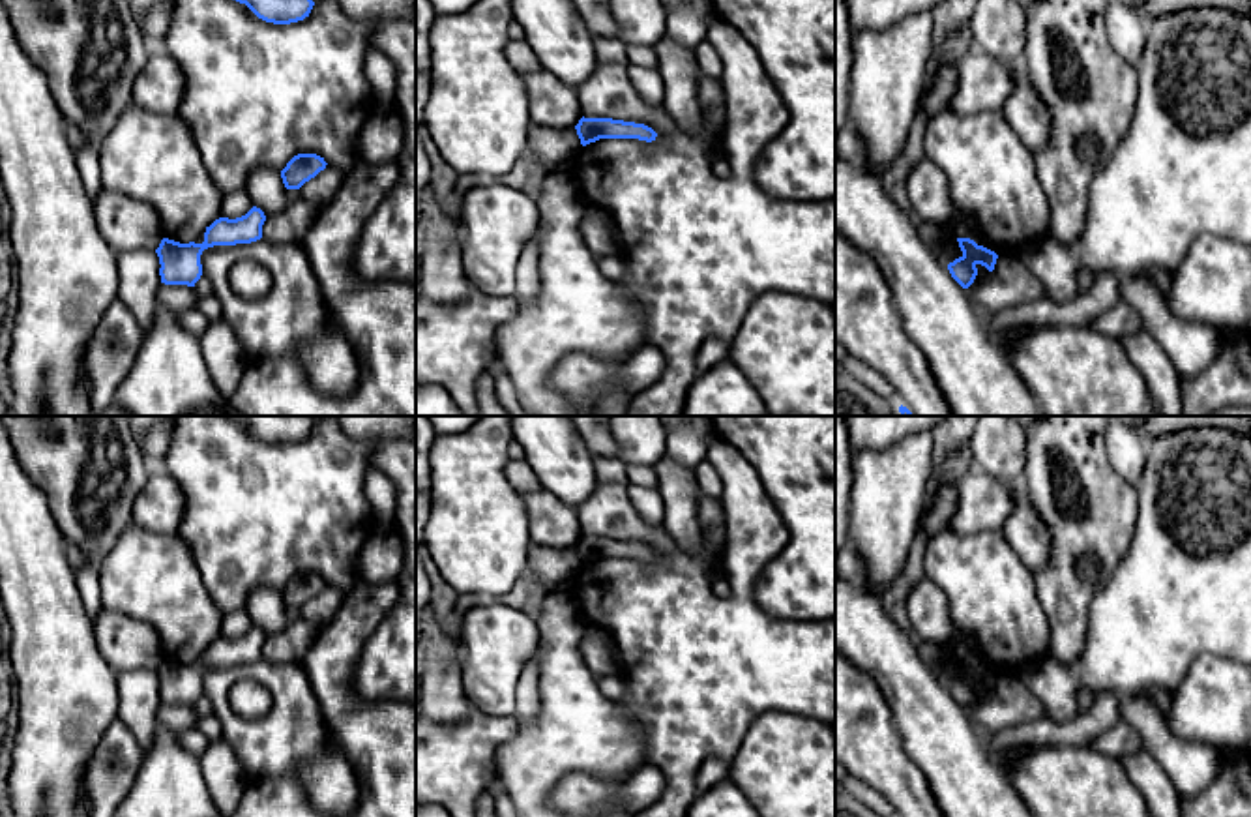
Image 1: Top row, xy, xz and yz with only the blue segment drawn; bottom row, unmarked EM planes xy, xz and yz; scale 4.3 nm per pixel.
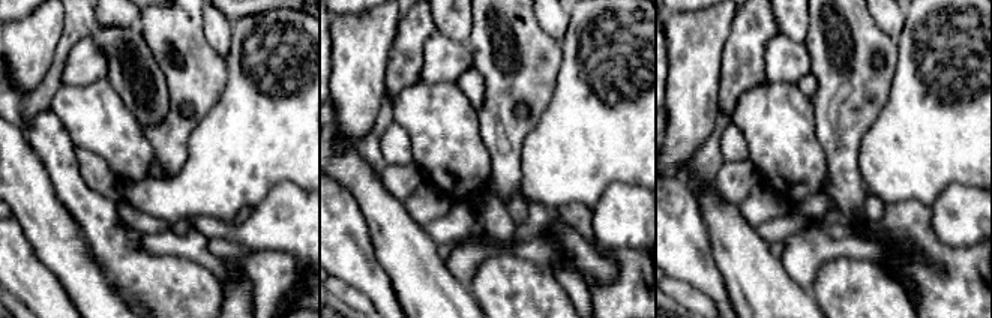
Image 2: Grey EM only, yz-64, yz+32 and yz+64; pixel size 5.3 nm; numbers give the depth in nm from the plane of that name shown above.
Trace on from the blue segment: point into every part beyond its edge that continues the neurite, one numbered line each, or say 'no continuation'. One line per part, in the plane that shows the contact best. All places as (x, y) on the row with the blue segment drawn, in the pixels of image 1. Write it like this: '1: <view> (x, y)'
no continuation

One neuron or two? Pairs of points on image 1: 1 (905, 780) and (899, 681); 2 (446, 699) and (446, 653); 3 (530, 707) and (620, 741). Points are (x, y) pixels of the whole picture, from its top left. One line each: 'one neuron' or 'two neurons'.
1: two neurons
2: one neuron
3: two neurons

